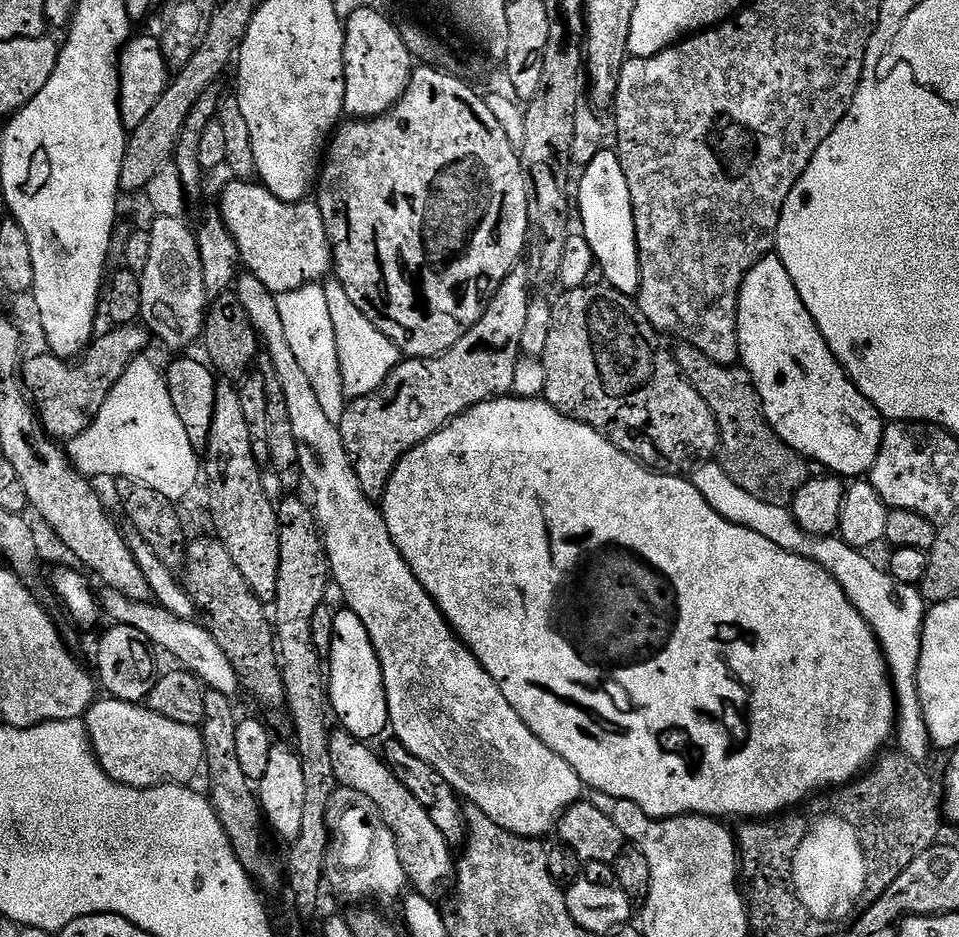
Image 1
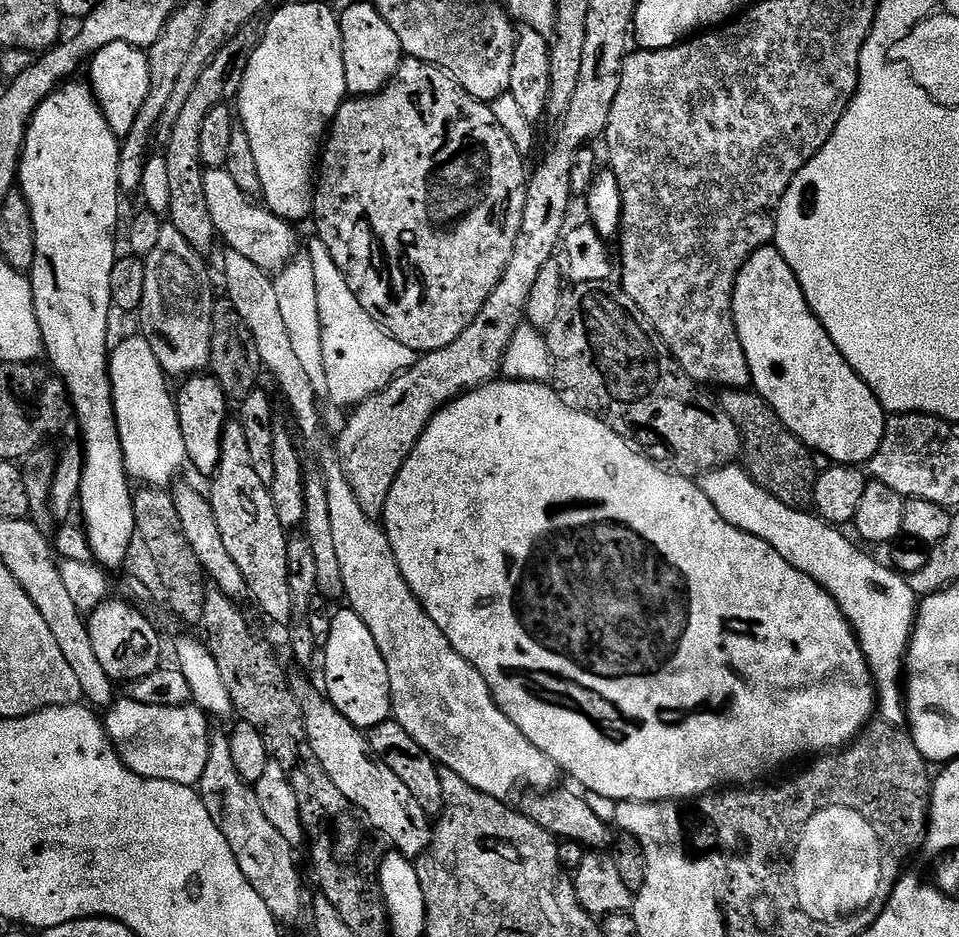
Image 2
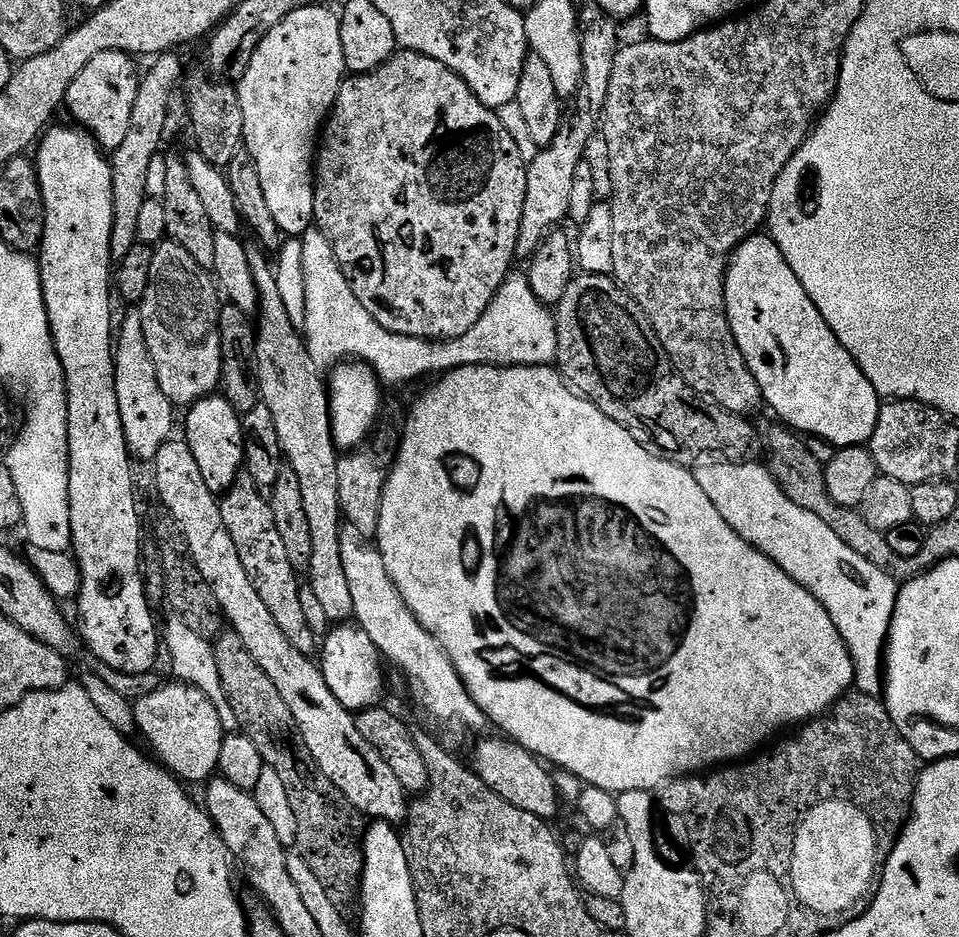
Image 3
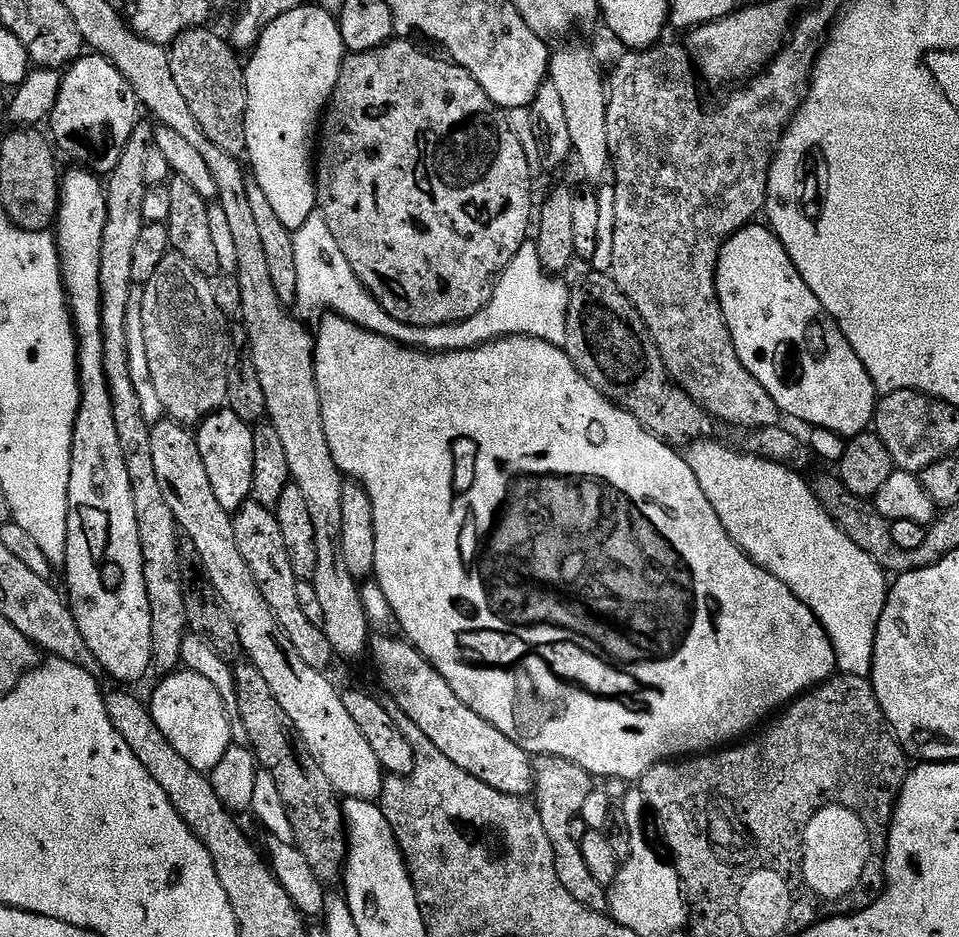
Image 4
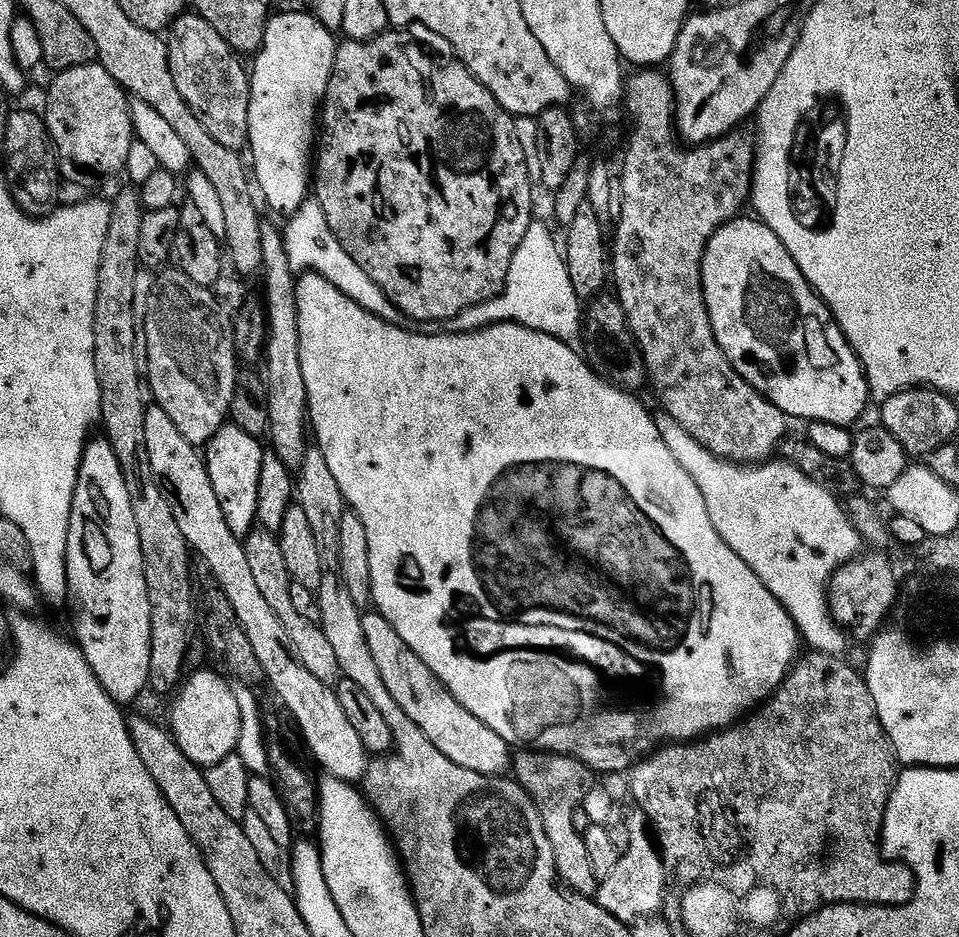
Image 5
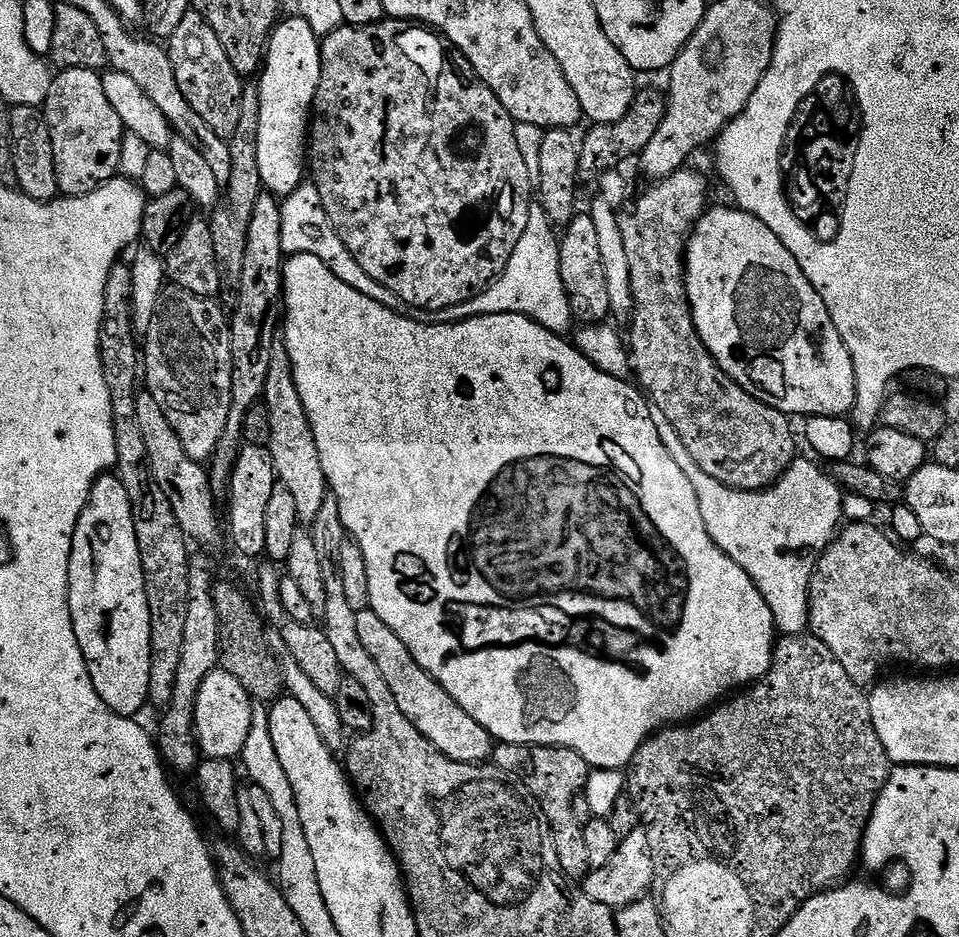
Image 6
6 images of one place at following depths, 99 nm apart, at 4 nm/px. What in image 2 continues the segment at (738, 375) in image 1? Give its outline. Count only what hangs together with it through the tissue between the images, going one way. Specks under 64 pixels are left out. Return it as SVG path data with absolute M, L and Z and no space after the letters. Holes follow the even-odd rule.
M725 388L719 395L720 409L736 427L738 444L742 449L742 466L752 480L791 508L802 510L809 507L812 504L812 487L818 475L811 449L780 421L759 392L748 388Z

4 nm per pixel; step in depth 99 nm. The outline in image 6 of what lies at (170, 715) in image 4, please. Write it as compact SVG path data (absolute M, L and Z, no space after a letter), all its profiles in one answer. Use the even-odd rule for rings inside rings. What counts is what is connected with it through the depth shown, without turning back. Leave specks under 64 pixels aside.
M217 666L202 682L196 699L196 742L207 759L222 758L235 761L246 746L246 734L250 734L254 701L248 691L226 669Z

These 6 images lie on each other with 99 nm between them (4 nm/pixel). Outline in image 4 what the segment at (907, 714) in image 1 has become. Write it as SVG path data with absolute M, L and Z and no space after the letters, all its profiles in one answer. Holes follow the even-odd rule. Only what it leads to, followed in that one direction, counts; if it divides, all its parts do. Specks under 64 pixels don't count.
M698 442L689 447L686 452L686 459L690 470L694 470L694 478L698 478L698 486L702 486L702 494L706 494L706 498L710 502L710 506L714 506L714 514L718 514L718 518L722 522L722 526L726 530L726 534L742 549L750 559L762 570L766 570L770 574L774 574L774 578L778 578L778 582L782 582L786 586L790 586L790 590L799 600L807 606L818 622L826 630L826 634L830 638L830 642L836 651L836 667L843 675L846 676L862 676L871 677L872 659L874 658L874 646L876 645L876 631L878 630L878 622L882 618L882 610L886 606L886 598L890 587L889 577L886 572L874 562L874 558L870 558L869 554L864 553L847 537L832 520L830 514L819 504L818 498L813 492L813 485L807 480L804 481L799 471L787 468L784 465L775 464L772 461L766 461L762 457L738 454L735 456L728 448L722 448L718 444L708 444L712 442Z

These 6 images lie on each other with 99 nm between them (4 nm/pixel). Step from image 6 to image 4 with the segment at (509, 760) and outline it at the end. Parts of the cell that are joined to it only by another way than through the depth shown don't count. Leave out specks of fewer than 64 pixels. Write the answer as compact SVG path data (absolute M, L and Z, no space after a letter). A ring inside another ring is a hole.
M536 756L532 765L532 787L534 789L534 803L538 814L542 818L542 826L546 830L546 838L550 838L550 846L554 850L554 870L558 870L558 882L586 910L608 912L608 888L590 874L586 867L586 858L582 858L580 844L570 838L570 822L574 822L581 815L586 798L594 790L594 777L582 766L570 762L566 758L557 756Z

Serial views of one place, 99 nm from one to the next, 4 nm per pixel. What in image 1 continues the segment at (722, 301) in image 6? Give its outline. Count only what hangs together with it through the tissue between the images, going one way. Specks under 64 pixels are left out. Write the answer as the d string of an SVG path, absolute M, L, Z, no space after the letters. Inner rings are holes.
M775 254L764 256L760 259L746 274L746 278L742 282L740 297L738 298L738 342L740 343L742 367L752 376L754 386L760 395L760 404L764 407L764 416L768 419L768 425L772 427L774 434L786 446L792 447L798 455L804 457L806 461L813 460L814 462L820 462L829 473L841 478L867 477L871 473L874 462L878 458L878 450L882 446L886 421L878 409L860 393L858 386L854 386L854 382L846 374L846 370L838 362L836 355L830 350L826 338L822 338L822 330L814 322L814 318L810 318L810 310L806 310L806 302L802 302L802 294L798 294L798 286L794 286L794 278L790 278L786 266L780 261L780 257Z

